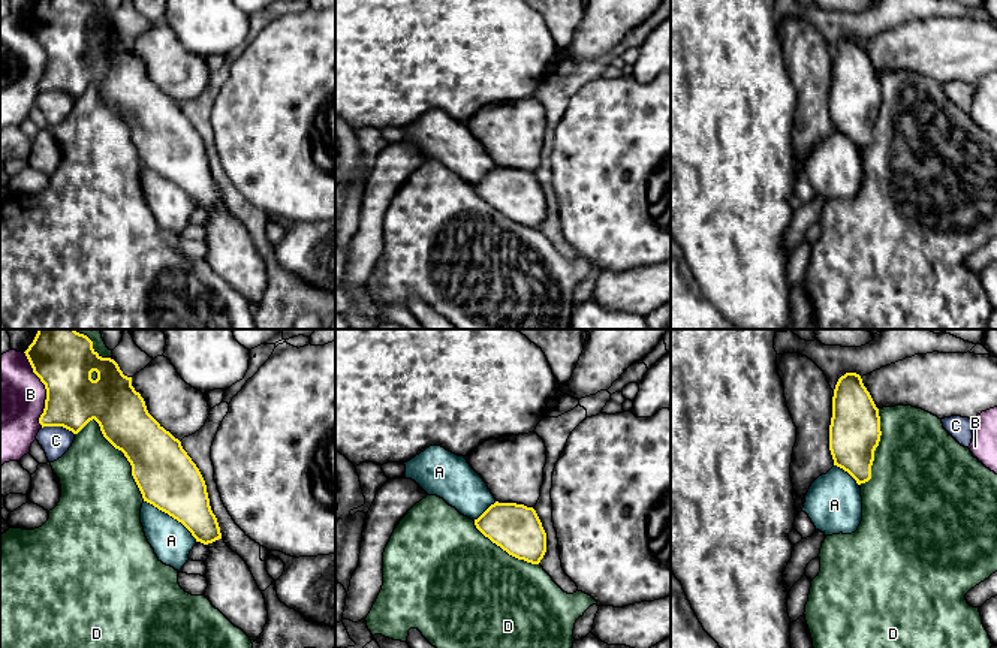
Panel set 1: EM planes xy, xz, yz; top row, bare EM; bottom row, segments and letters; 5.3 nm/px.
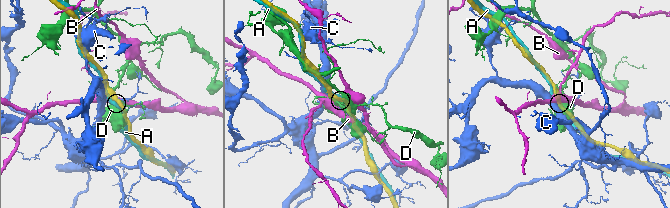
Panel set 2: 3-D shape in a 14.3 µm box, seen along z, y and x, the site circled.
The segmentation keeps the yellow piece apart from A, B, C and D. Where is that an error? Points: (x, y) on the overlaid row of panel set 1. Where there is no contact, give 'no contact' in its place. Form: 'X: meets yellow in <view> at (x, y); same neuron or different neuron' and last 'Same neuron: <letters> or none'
A: meets yellow in xy at (171, 515); same neuron
B: meets yellow in xy at (45, 388); different neuron
C: meets yellow in xy at (59, 425); different neuron
D: meets yellow in xy at (126, 457); different neuron
Same neuron: A

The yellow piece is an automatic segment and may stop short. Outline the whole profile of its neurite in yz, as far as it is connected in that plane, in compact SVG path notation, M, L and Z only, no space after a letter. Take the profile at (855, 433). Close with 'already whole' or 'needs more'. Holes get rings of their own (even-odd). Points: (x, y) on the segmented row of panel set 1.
M846 373L832 397L829 450L834 467L811 483L802 507L825 536L858 530L862 521L859 485L871 479L880 435L879 409L861 376Z; needs more

